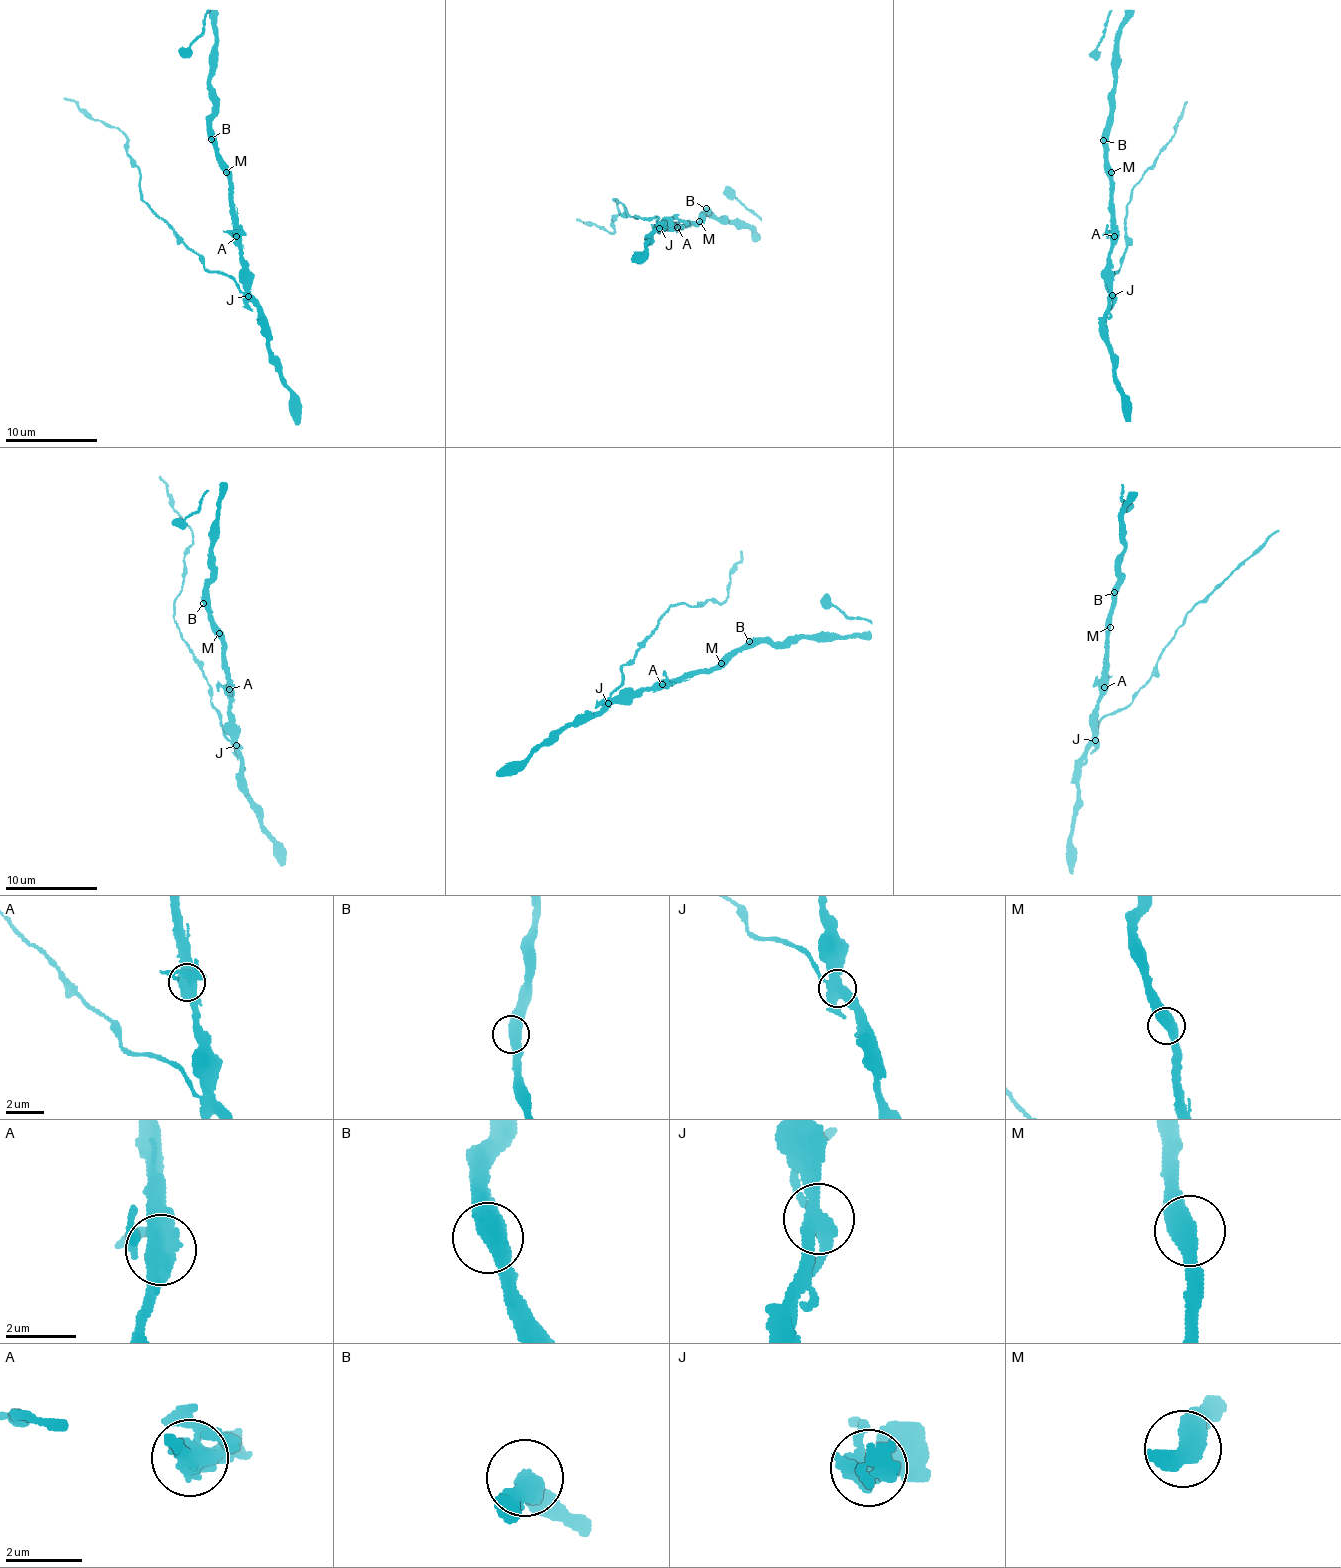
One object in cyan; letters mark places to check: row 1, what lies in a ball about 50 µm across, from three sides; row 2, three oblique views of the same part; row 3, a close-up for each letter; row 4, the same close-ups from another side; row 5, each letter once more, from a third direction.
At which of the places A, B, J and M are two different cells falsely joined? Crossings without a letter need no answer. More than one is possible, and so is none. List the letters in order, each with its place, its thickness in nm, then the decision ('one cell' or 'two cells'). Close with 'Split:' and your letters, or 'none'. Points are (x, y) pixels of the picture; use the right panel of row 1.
A: place (1114, 236); calibre 500 nm; one cell
B: place (1103, 140); calibre 500 nm; one cell
J: place (1112, 295); calibre 440 nm; two cells
M: place (1111, 172); calibre 500 nm; one cell
Split: J

